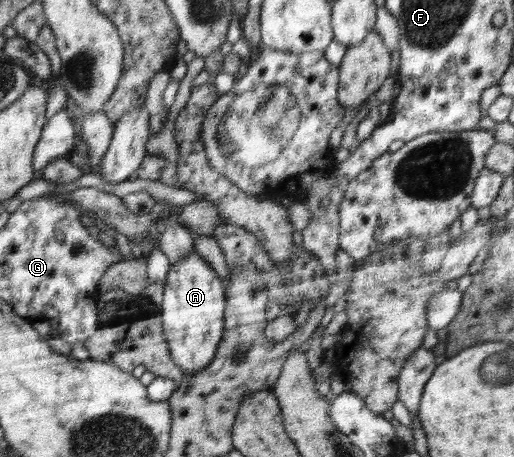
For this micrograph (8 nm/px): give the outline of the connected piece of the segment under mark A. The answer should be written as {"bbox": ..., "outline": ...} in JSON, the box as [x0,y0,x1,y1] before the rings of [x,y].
{"bbox":[159,252,225,374],"outline":[[[197,252],[170,266],[164,284],[159,316],[171,360],[187,374],[195,374],[211,362],[223,341],[225,292],[222,280]]]}

